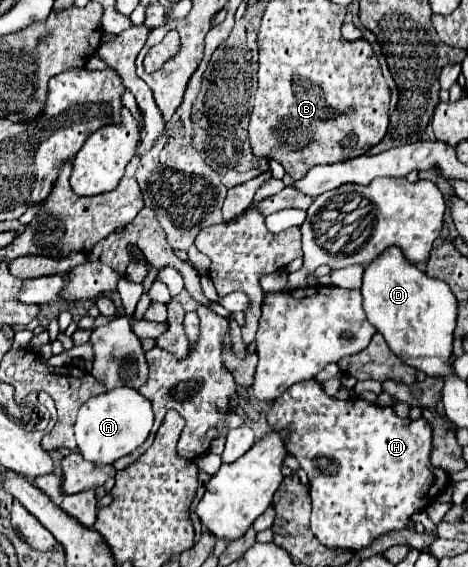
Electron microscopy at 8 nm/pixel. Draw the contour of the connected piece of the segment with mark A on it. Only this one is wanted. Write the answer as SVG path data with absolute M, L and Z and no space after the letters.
M122 385L102 395L90 397L78 411L74 433L78 451L86 461L92 463L114 463L116 459L132 453L140 447L148 435L150 425L154 425L154 409L152 403L134 387Z

